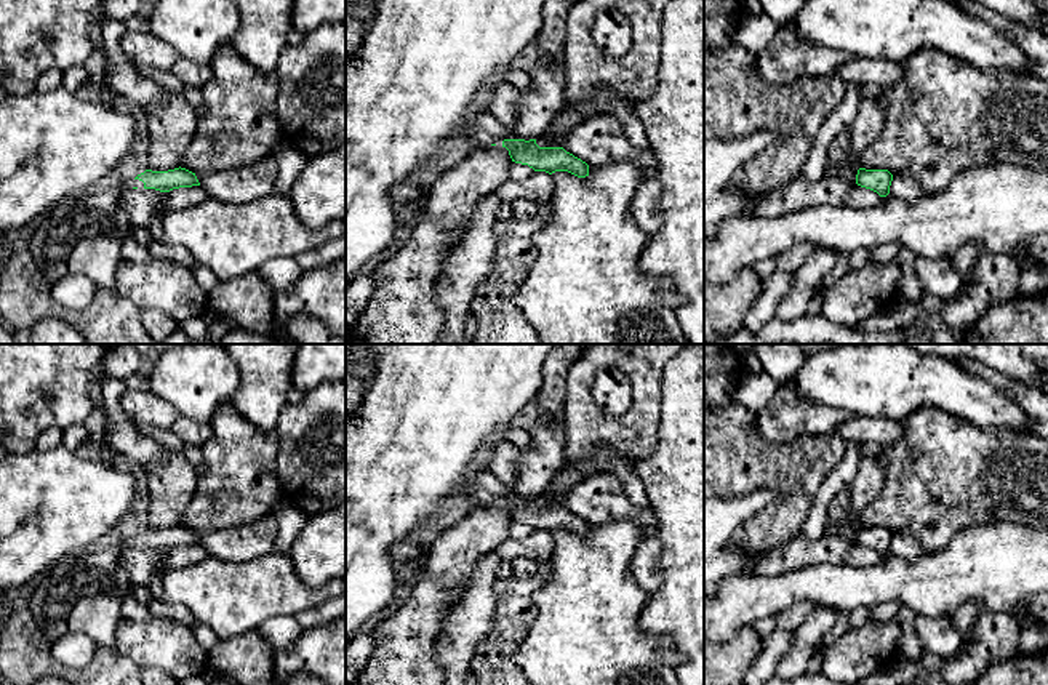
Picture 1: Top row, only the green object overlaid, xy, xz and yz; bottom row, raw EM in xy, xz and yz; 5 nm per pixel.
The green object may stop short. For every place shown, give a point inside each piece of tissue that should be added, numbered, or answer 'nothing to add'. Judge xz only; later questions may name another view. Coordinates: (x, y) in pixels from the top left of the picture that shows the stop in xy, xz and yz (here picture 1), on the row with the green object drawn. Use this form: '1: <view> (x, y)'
1: xz (482, 128)

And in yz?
nothing to add

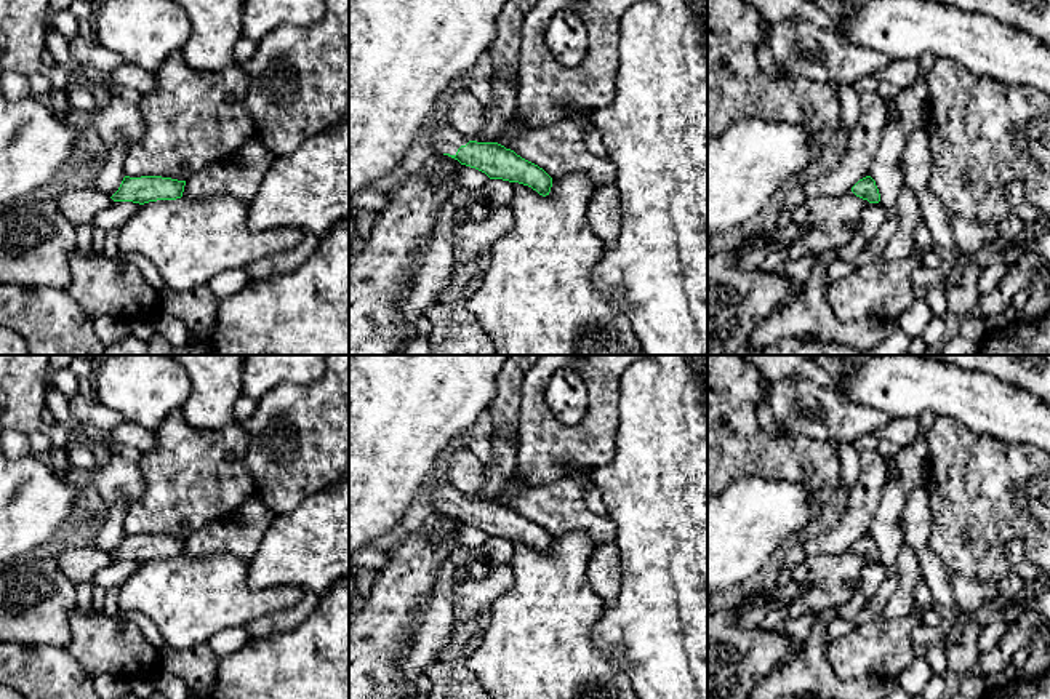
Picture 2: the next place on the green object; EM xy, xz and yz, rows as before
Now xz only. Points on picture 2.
1: xz (447, 139)

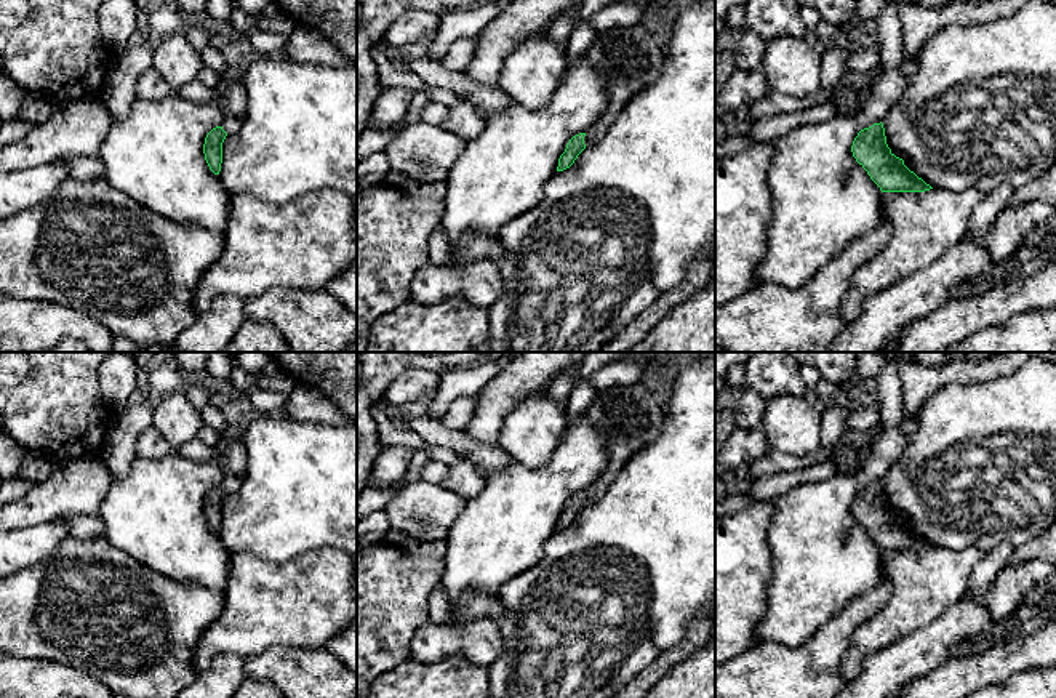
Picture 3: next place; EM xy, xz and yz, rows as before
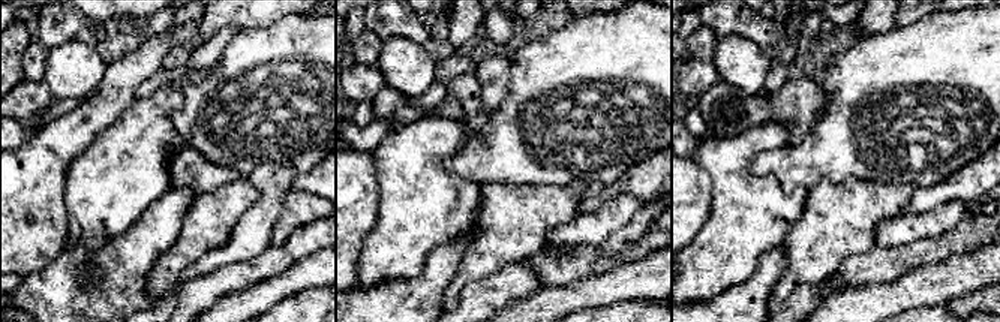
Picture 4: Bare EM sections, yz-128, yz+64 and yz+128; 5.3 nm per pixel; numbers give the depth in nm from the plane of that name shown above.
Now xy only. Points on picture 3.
1: xy (231, 92)

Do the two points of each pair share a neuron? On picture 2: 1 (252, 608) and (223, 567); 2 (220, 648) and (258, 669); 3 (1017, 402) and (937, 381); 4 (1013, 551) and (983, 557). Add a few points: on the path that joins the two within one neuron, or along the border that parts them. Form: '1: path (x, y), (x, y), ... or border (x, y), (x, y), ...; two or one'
1: path (242, 599), (223, 576); one
2: border (252, 639), (221, 658); two
3: path (997, 402), (980, 402), (956, 392); one
4: border (1012, 538), (1007, 543), (1007, 562), (1028, 584); two

